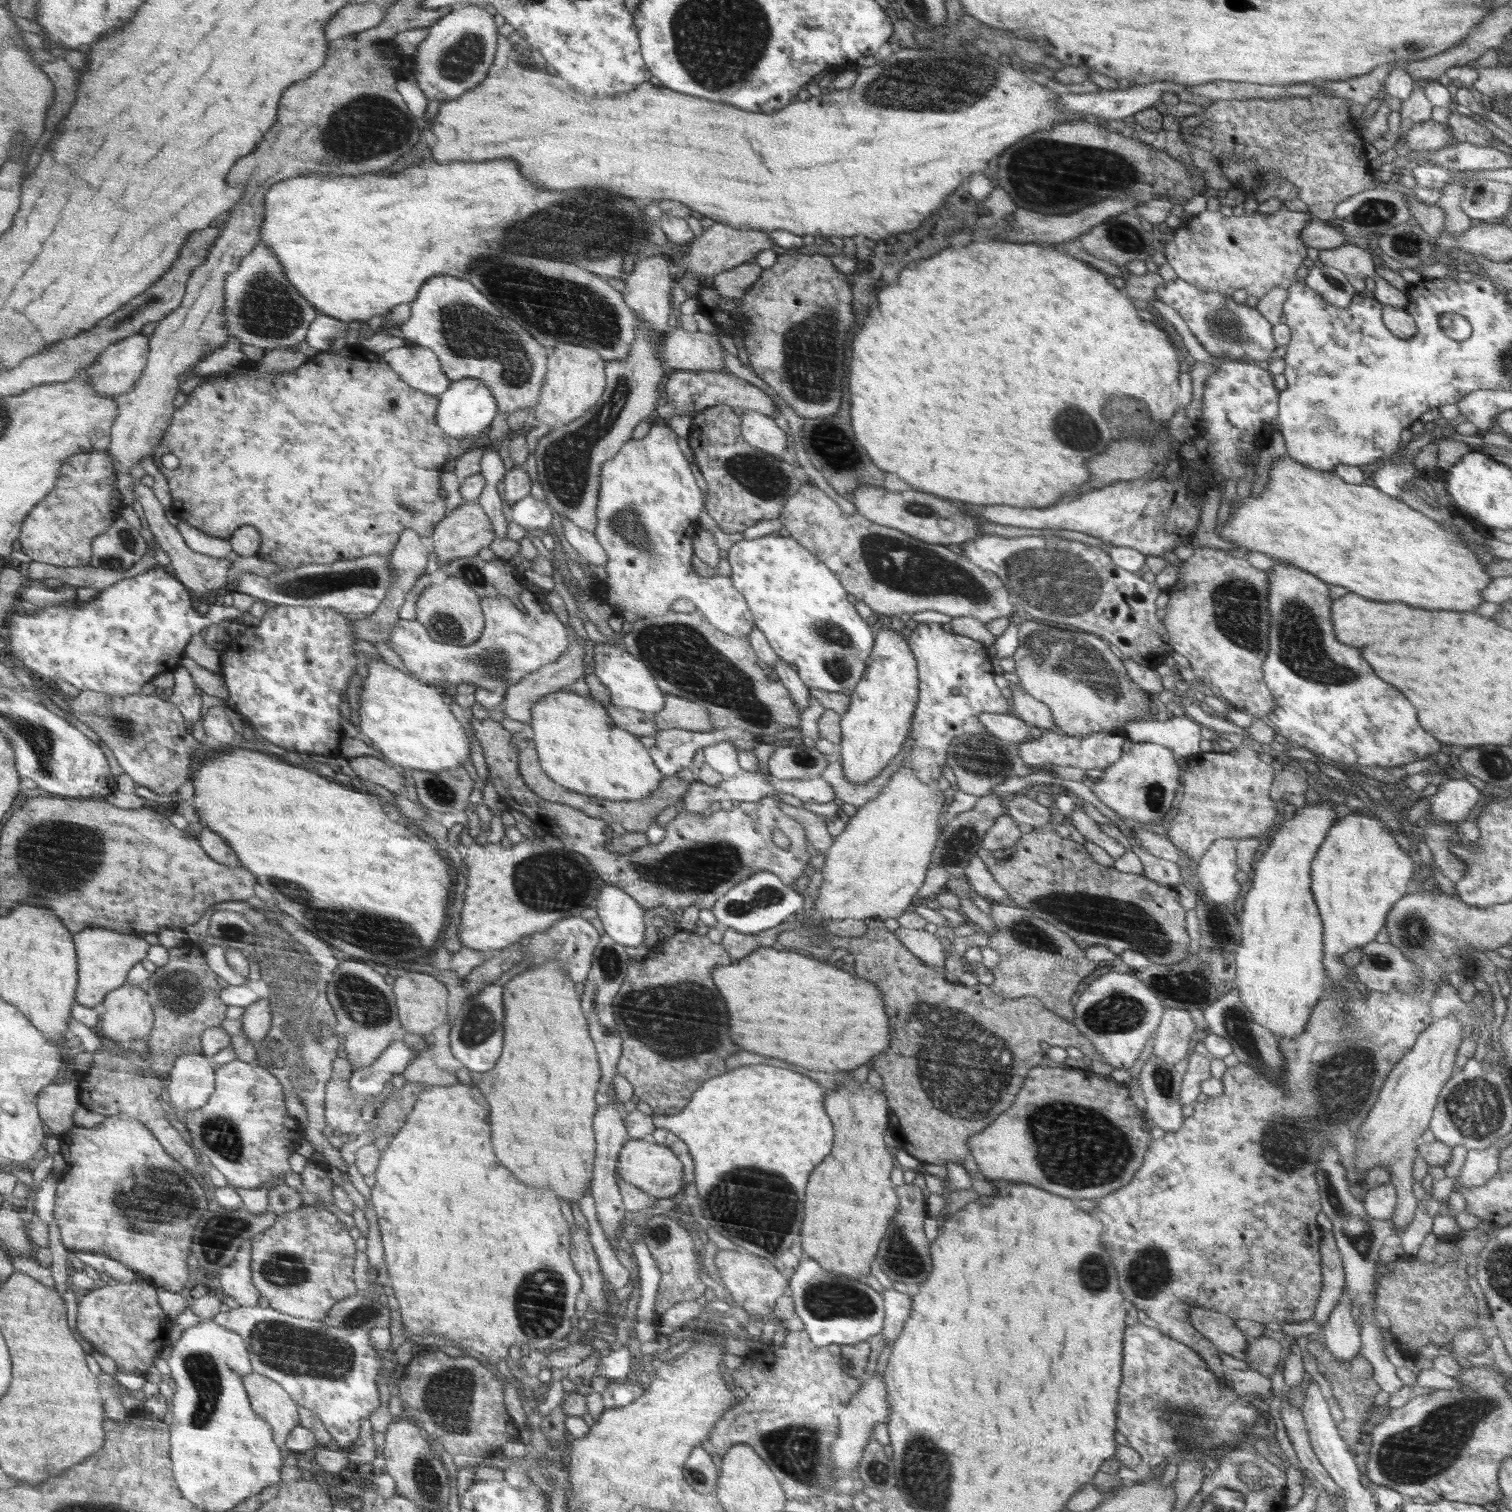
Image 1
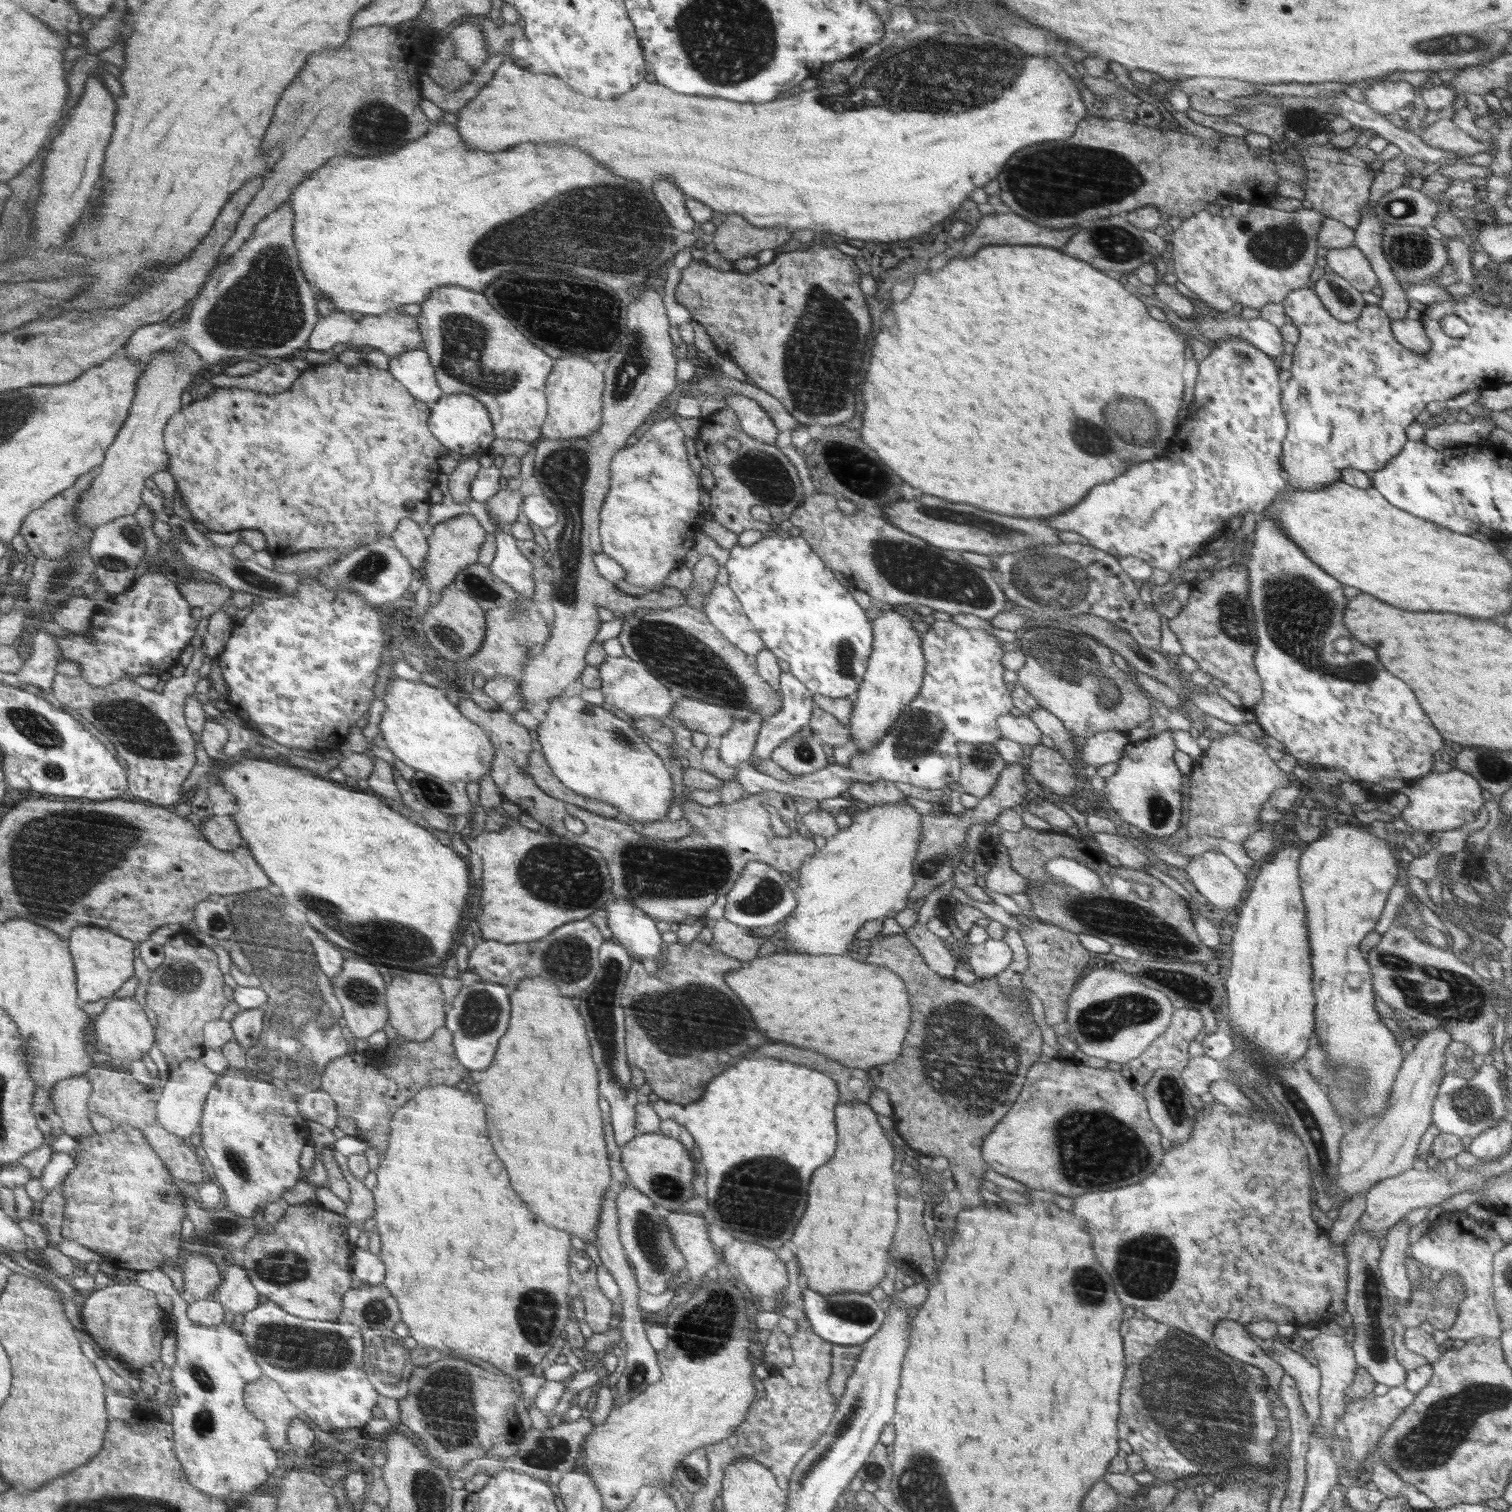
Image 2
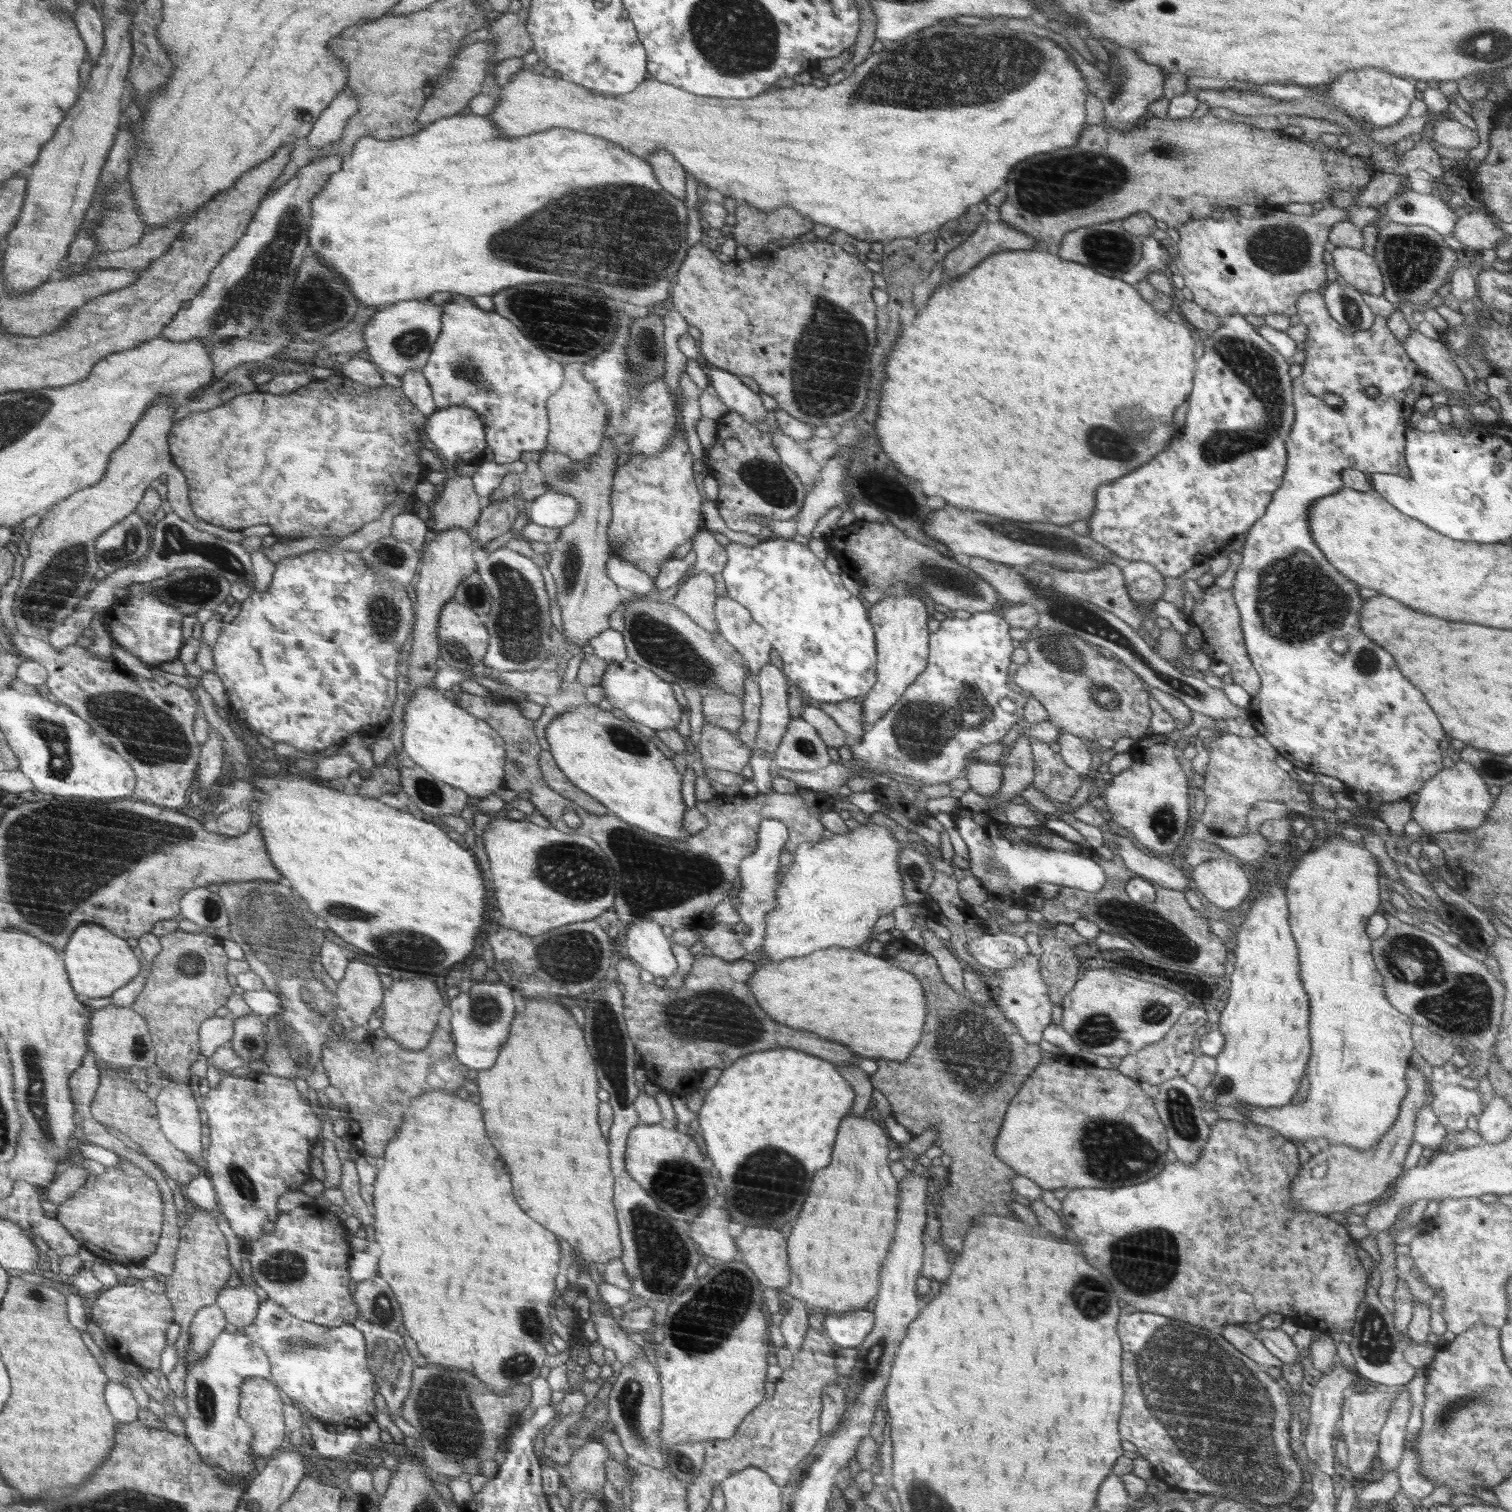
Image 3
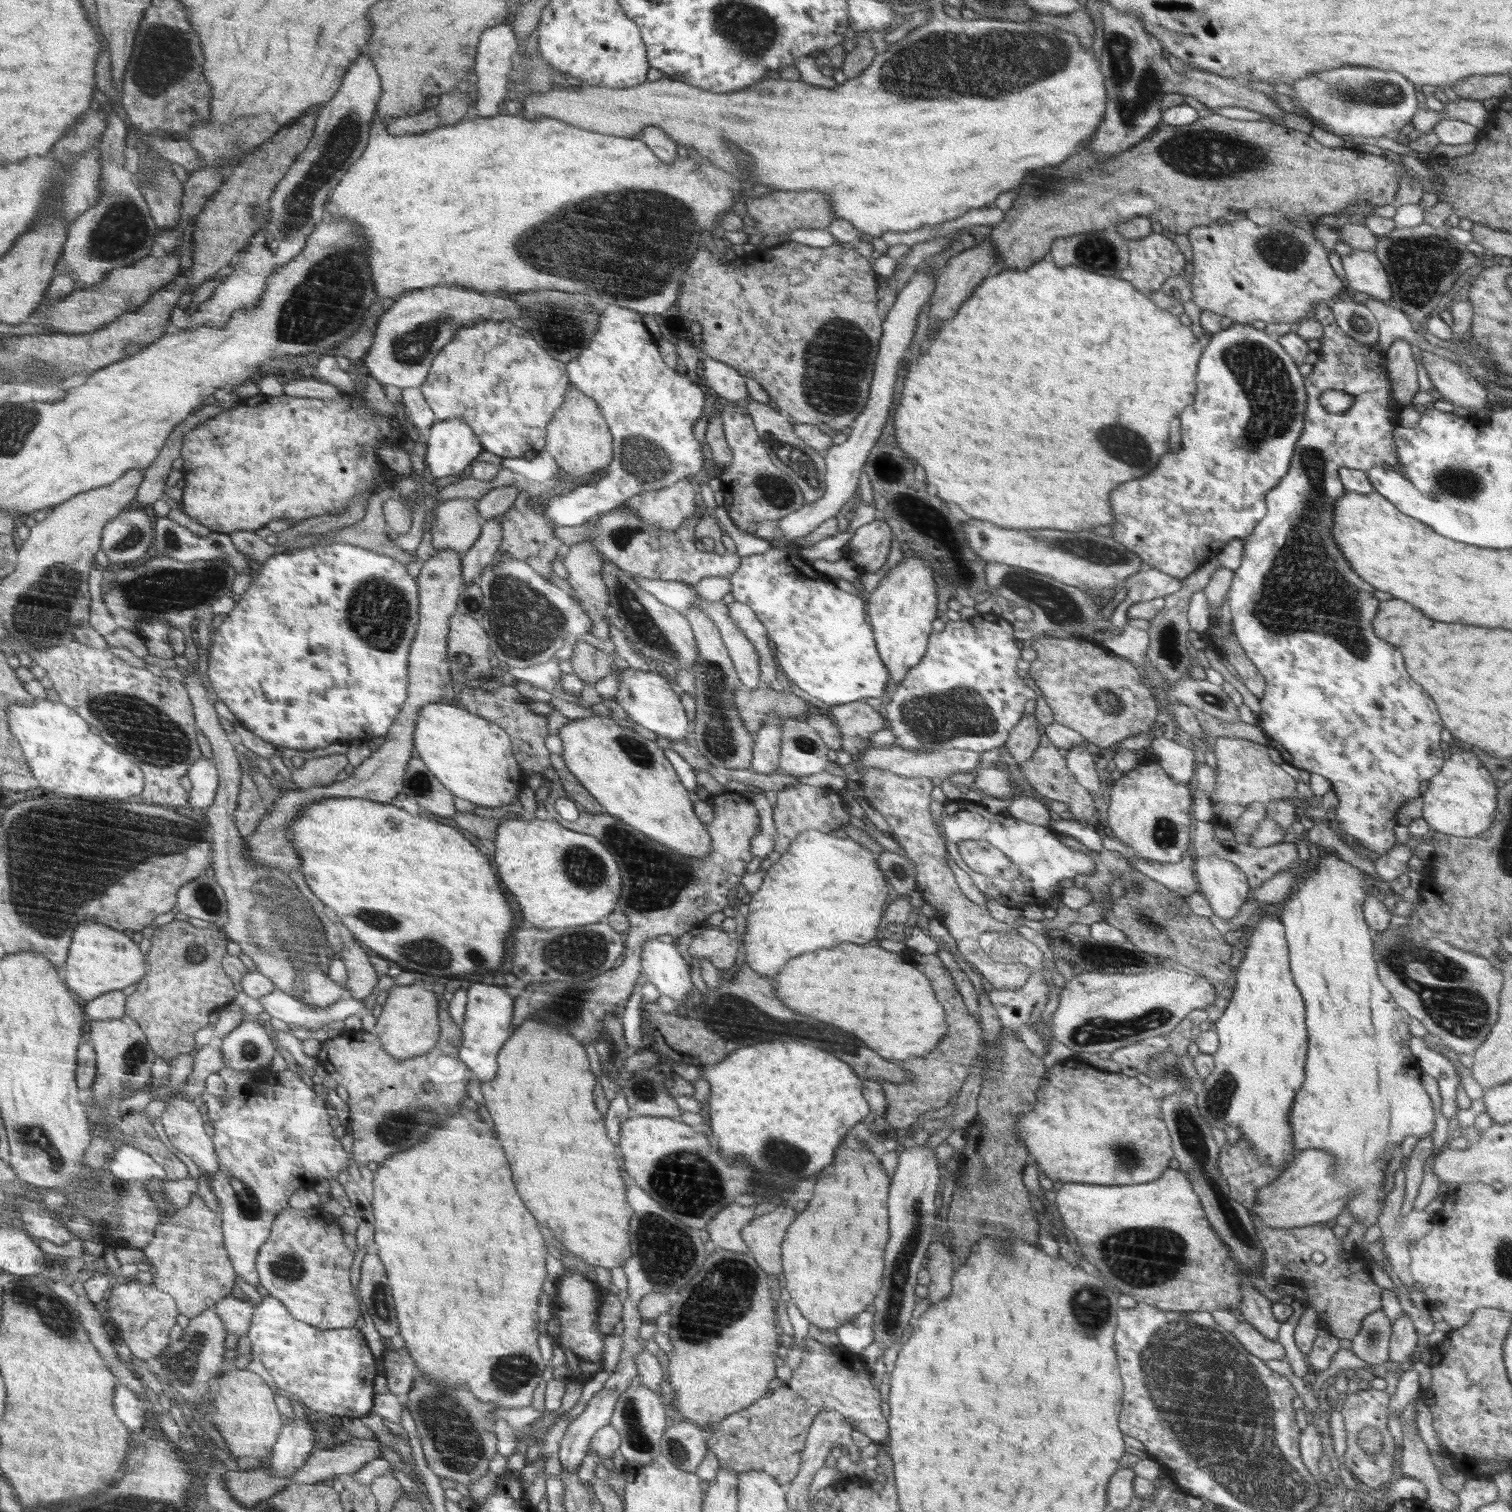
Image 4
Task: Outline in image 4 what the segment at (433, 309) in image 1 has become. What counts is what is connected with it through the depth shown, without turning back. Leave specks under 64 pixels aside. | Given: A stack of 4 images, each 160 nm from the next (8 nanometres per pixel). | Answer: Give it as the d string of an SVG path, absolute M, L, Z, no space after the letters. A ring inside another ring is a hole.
M485 320L456 332L455 338L435 356L430 375L420 391L435 415L435 422L460 419L476 433L485 451L503 459L518 458L528 450L538 452L546 447L550 419L566 404L564 394L570 390L566 366L554 358L510 321Z

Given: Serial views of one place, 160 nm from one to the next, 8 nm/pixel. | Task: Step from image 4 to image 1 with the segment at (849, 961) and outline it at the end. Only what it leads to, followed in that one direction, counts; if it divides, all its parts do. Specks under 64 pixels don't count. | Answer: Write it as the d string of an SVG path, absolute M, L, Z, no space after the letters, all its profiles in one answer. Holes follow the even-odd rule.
M762 947L735 963L715 969L716 986L732 1020L732 1040L736 1040L742 1050L780 1058L806 1070L836 1074L862 1067L889 1047L891 1032L888 1032L888 1018L884 1014L880 989L870 981L840 970L838 966L822 964L820 960L812 960L812 957L798 951Z

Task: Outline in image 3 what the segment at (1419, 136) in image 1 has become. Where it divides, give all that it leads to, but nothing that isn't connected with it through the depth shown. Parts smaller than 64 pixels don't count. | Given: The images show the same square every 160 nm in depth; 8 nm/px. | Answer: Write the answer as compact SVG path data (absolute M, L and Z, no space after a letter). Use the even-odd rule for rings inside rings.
M1453 119L1438 122L1433 127L1433 138L1438 144L1448 148L1474 149L1480 143L1479 134Z

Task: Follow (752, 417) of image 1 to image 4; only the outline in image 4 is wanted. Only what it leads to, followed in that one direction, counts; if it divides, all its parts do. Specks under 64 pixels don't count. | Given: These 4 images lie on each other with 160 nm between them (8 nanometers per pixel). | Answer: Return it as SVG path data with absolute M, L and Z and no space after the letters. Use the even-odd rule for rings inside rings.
M706 357L704 381L720 397L733 404L739 400L748 400L749 393L744 378L724 362Z

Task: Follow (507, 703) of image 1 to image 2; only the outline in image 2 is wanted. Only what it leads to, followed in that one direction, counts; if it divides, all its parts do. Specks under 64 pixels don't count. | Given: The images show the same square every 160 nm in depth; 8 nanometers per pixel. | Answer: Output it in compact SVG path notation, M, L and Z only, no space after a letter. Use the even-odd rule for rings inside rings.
M646 286L638 294L633 302L627 306L627 330L625 340L621 344L619 351L608 360L604 376L606 377L606 388L603 393L602 423L596 430L596 434L582 438L582 440L548 440L540 439L534 447L536 450L533 475L538 478L544 495L556 506L559 512L558 522L551 527L542 530L549 544L552 559L549 566L554 573L554 587L552 594L552 606L554 607L554 624L551 636L544 649L537 652L534 658L526 664L522 670L522 675L518 677L518 692L523 698L523 708L530 711L531 707L542 700L550 700L558 697L564 692L576 678L583 674L586 667L584 656L594 642L594 636L600 626L600 618L596 616L596 608L608 608L617 614L627 612L641 613L643 611L670 610L677 606L682 606L687 601L687 594L676 587L664 587L654 590L646 595L636 598L626 596L618 587L607 581L600 573L597 566L594 566L594 556L602 553L601 536L599 535L599 514L606 494L610 488L611 479L611 460L614 454L624 449L626 440L632 436L632 432L654 413L654 409L660 407L664 398L676 388L676 358L672 354L672 340L668 334L668 315L662 296L656 292L656 286Z

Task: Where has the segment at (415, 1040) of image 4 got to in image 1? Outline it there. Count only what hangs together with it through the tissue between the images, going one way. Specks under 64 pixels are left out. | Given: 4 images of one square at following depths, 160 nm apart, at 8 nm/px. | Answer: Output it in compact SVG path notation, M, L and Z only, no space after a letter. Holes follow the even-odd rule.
M402 972L393 984L393 992L396 994L397 1011L402 1030L426 1038L426 1034L430 1034L434 1028L446 1022L448 990L436 978L420 972Z

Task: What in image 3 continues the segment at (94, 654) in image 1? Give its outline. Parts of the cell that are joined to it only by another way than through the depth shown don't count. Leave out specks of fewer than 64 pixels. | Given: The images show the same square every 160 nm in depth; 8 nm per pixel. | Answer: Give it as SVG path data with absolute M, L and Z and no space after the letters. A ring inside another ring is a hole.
M144 593L122 604L118 603L106 614L112 639L151 668L160 668L165 662L174 662L180 658L182 648L185 648L186 618L181 608L176 608L154 593Z

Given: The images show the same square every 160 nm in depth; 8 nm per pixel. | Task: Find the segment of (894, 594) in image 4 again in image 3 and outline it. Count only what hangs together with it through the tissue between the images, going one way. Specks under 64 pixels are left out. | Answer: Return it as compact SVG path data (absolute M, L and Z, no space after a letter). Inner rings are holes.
M907 591L904 598L891 595L872 605L871 623L876 632L876 682L860 699L863 722L869 727L883 718L926 670L928 656L928 612L920 598Z

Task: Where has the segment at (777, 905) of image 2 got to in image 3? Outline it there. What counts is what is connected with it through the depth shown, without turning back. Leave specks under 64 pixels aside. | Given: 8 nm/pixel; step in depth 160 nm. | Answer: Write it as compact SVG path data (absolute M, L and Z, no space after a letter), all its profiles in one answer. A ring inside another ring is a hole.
M776 819L762 820L758 828L758 841L756 851L749 855L740 868L741 889L737 894L735 902L738 902L738 916L741 921L750 929L748 935L739 934L742 946L748 954L752 954L761 949L766 936L766 915L776 909L777 886L780 880L776 878L781 864L779 862L780 853L783 846L788 841L788 828L784 823Z

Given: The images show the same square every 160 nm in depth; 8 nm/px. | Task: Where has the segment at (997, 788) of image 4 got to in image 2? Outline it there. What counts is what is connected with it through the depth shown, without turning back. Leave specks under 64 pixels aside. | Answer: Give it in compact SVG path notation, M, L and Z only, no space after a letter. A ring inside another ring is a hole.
M959 743L958 749L962 768L958 782L962 792L984 798L1008 763L1000 756L995 743Z

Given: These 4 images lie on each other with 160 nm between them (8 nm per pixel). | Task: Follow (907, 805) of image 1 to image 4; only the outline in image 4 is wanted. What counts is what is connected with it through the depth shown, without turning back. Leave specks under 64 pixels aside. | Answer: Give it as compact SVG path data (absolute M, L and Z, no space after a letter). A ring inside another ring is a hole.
M818 830L801 832L783 855L779 862L766 870L762 886L751 899L744 902L744 913L739 919L746 931L743 940L739 940L741 952L746 955L748 963L762 977L774 977L784 964L810 950L830 948L840 942L868 944L876 938L884 904L888 902L888 884L884 873L880 872L878 855L872 850L862 848L858 841L850 837L840 838Z

